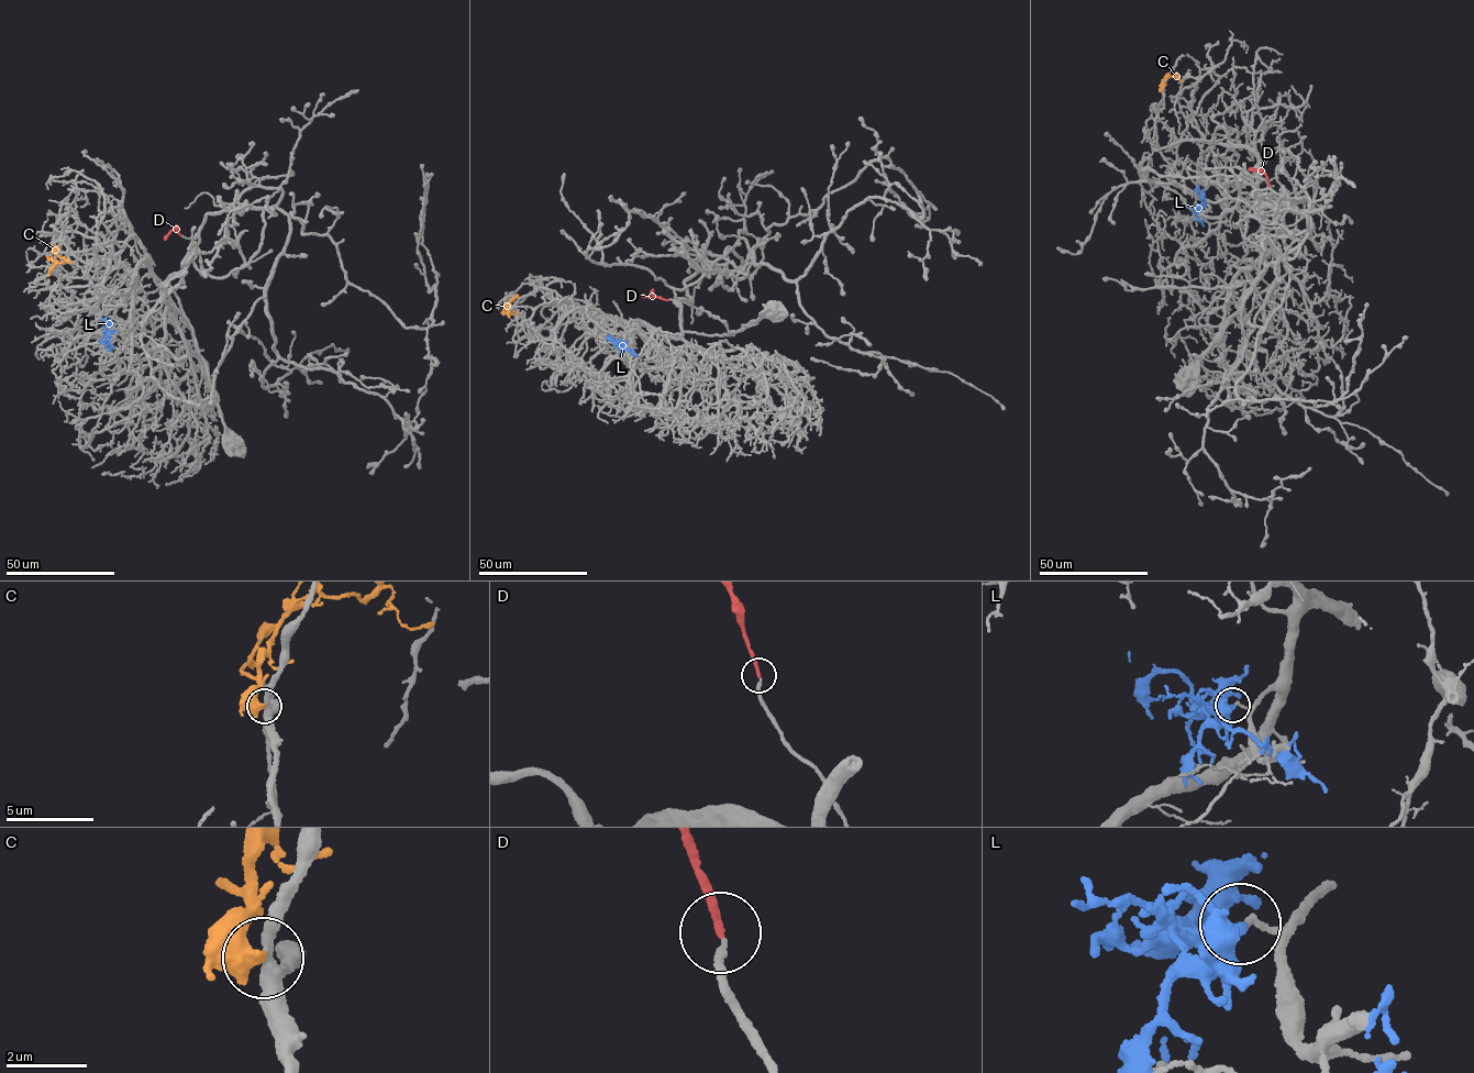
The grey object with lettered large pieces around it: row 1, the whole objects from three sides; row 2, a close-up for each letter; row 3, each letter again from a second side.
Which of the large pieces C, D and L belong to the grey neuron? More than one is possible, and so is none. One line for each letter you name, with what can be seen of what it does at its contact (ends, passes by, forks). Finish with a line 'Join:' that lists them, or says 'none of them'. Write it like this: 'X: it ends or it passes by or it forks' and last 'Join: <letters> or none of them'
D: it ends
Join: D

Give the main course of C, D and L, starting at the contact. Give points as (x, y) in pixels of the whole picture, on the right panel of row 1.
C: (1162, 90), (1167, 77), (1178, 75), (1183, 79)
D: (1270, 186), (1263, 173), (1248, 169)
L: (1199, 210), (1203, 200), (1198, 189), (1194, 191)

